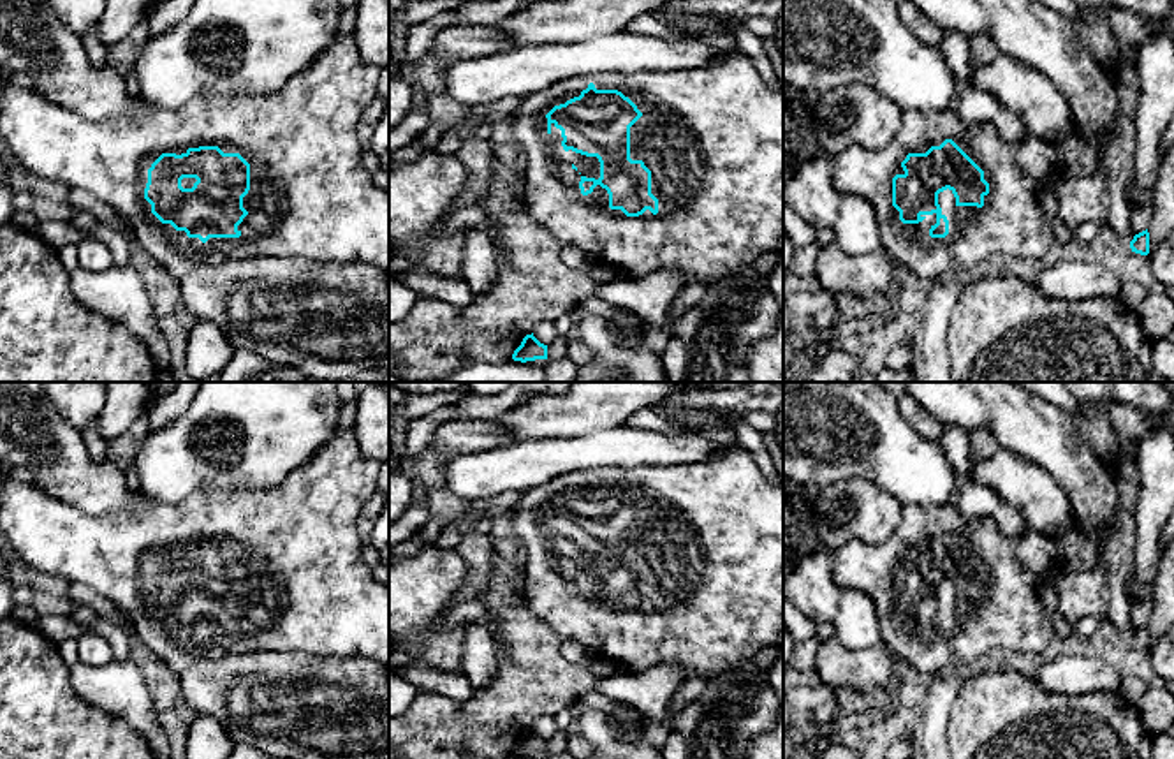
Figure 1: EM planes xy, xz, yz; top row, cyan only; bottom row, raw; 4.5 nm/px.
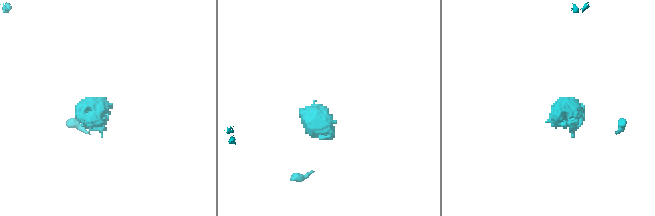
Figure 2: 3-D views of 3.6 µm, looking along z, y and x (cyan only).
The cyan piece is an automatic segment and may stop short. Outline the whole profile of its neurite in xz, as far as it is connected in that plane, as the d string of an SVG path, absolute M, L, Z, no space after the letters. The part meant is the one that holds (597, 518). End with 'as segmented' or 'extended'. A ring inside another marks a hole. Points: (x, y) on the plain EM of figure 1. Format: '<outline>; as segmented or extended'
M741 446L699 463L595 468L561 474L546 484L523 491L509 518L512 535L521 541L526 555L523 604L546 622L561 641L570 639L590 648L597 657L613 660L620 671L627 669L635 674L660 664L678 664L686 673L686 678L711 676L737 667L767 646L783 645L783 484L771 483L759 470L752 453ZM569 544L597 551L600 572L583 571L569 556Z; extended

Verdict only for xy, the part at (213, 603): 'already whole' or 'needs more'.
needs more

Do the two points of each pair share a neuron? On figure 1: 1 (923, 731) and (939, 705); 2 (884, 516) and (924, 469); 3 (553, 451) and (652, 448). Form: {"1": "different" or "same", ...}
{"1": "same", "2": "different", "3": "same"}

